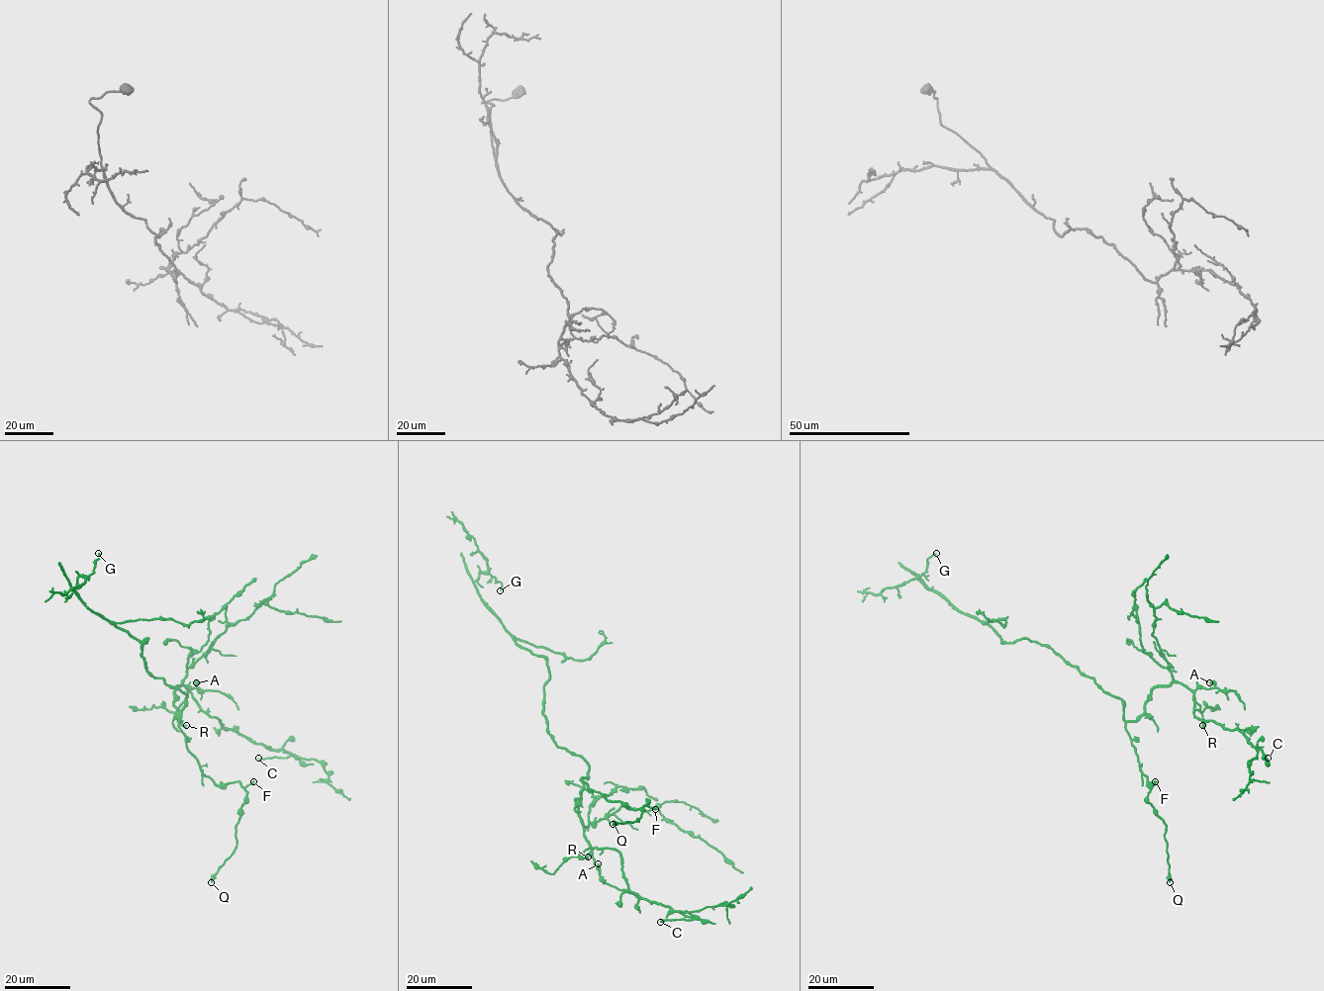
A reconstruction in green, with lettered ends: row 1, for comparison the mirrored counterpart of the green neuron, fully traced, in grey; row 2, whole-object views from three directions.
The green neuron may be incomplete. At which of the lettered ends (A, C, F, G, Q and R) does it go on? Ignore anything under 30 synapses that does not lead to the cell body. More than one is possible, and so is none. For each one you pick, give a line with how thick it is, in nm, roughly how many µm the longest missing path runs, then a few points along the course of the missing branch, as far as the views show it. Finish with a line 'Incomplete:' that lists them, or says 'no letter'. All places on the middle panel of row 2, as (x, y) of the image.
Incomplete: no letter

